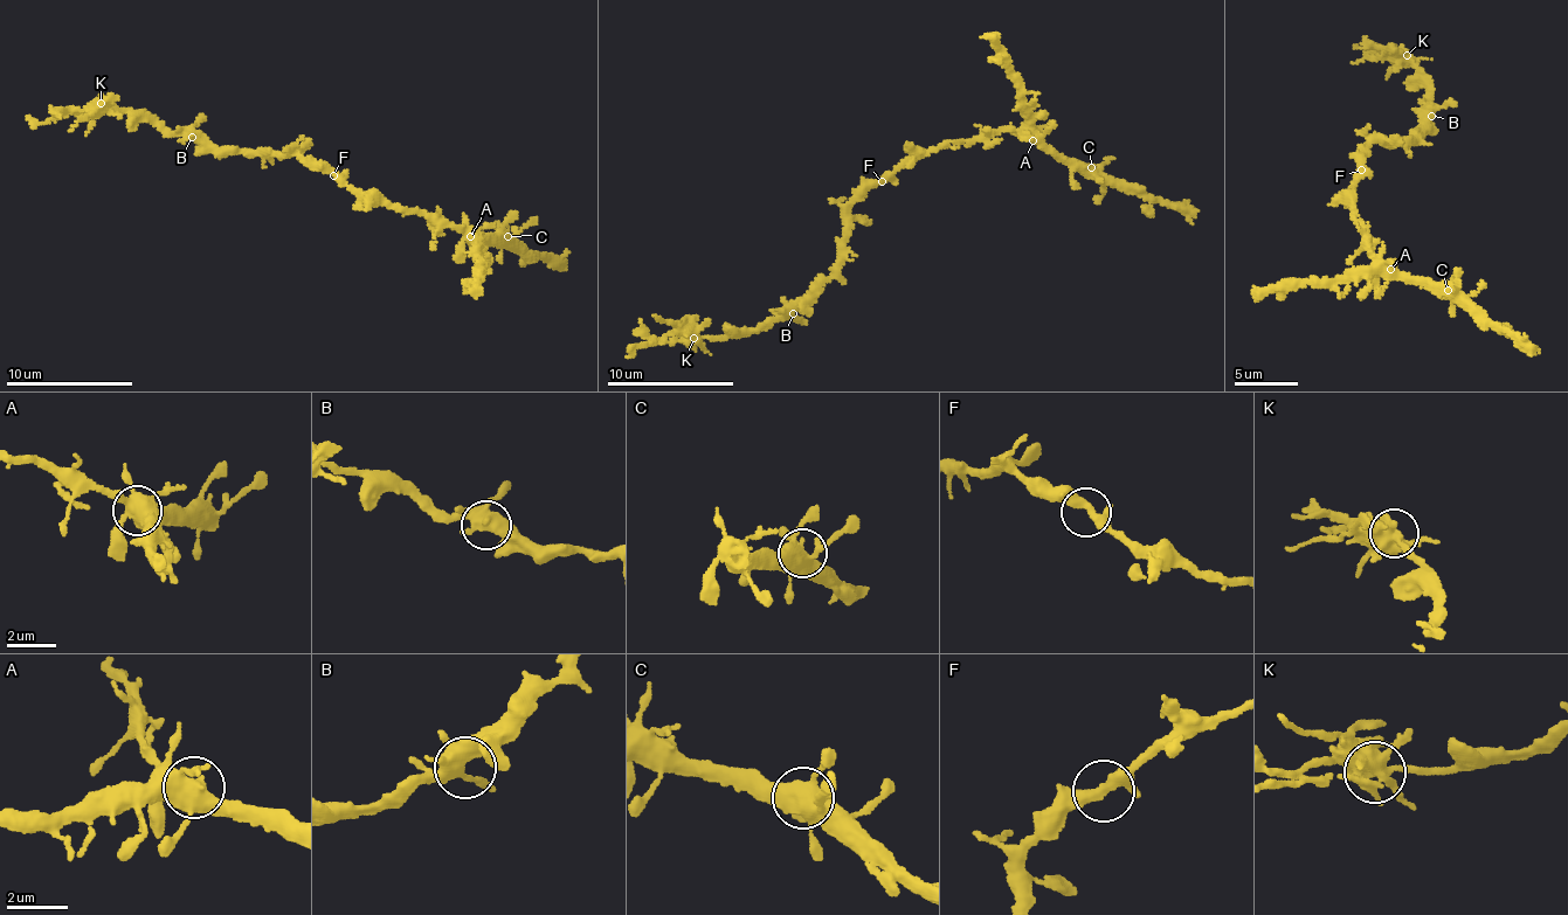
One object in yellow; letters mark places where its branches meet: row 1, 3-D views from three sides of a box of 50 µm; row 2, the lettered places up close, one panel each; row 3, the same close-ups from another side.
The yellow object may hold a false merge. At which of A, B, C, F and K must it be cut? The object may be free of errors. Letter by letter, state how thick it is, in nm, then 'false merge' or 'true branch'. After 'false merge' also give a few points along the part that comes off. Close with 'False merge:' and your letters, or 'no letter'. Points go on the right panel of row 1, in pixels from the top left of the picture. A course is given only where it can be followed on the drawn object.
A: calibre 480 nm; true branch
B: calibre 500 nm; true branch
C: calibre 500 nm; true branch
F: calibre 340 nm; true branch
K: calibre 500 nm; false merge; course (1406, 54), (1372, 53), (1375, 43)
False merge: K

